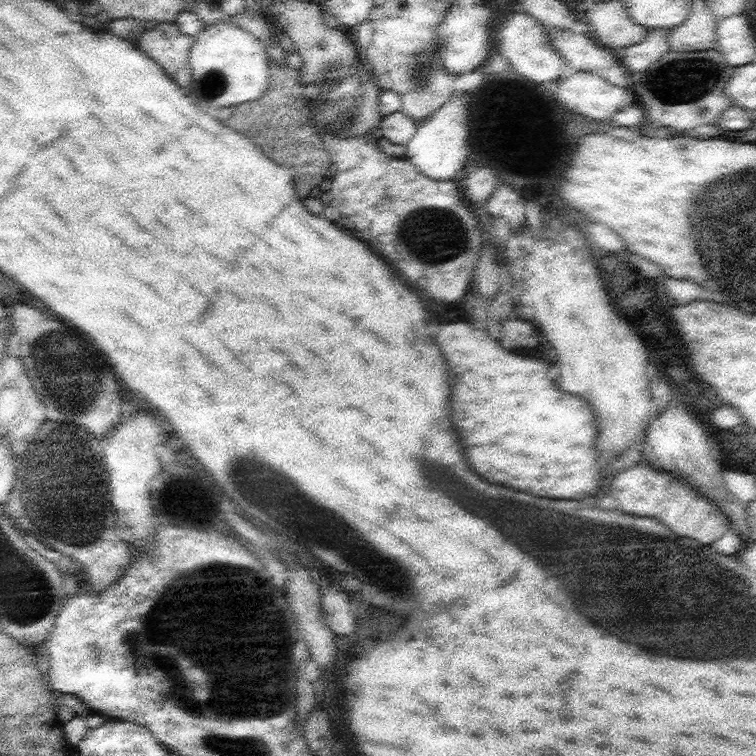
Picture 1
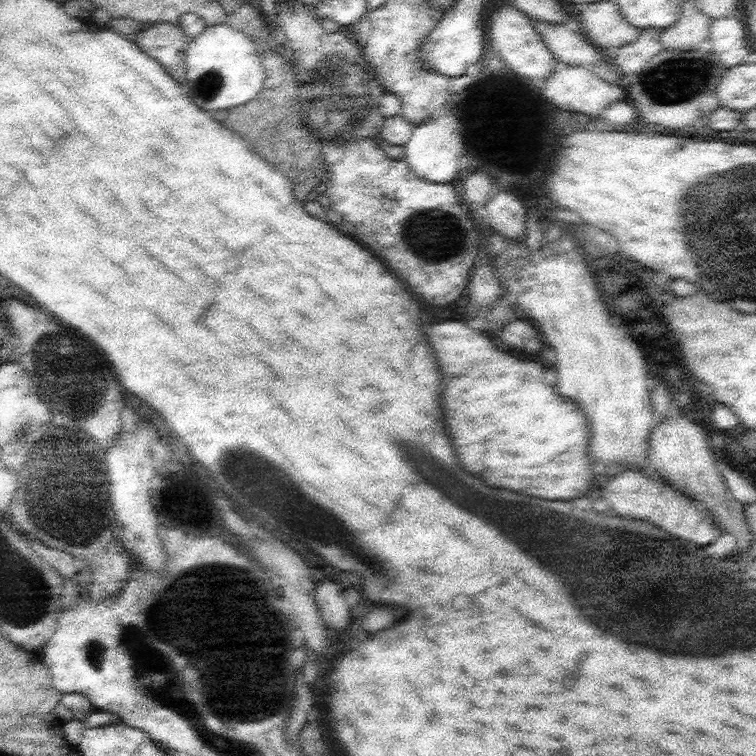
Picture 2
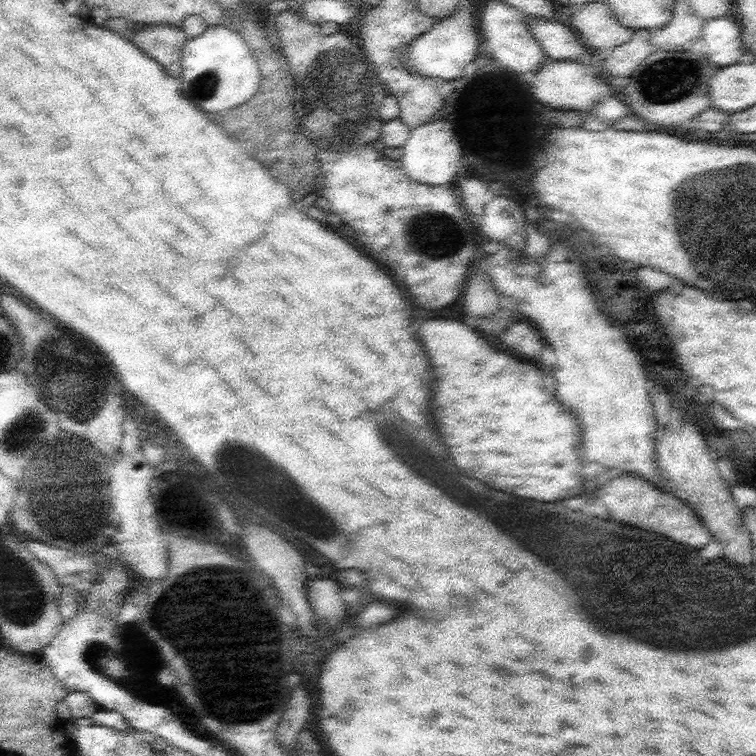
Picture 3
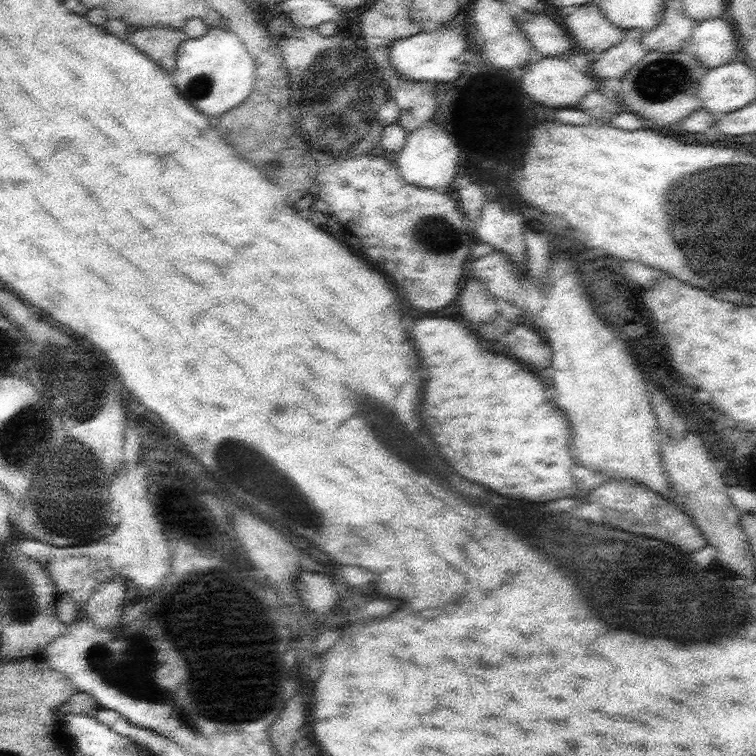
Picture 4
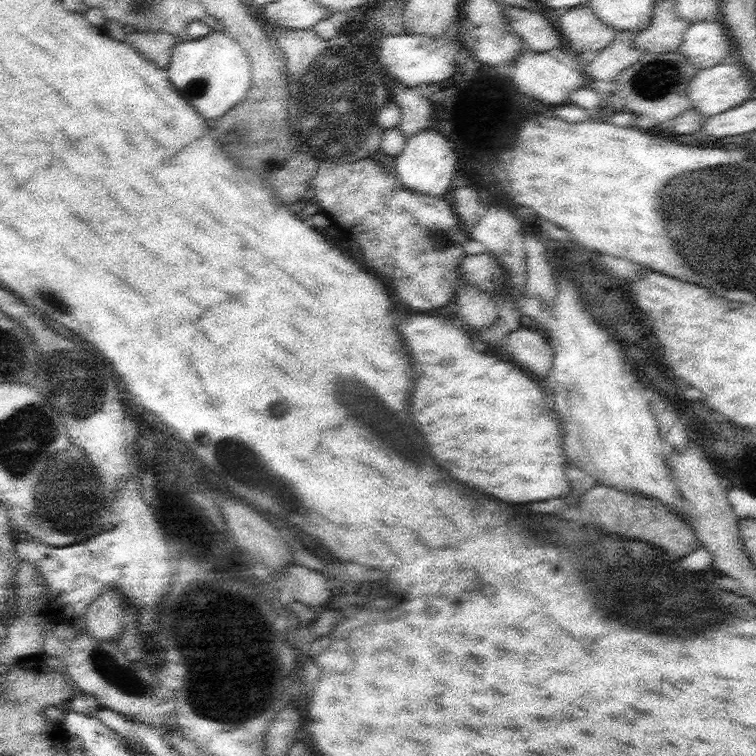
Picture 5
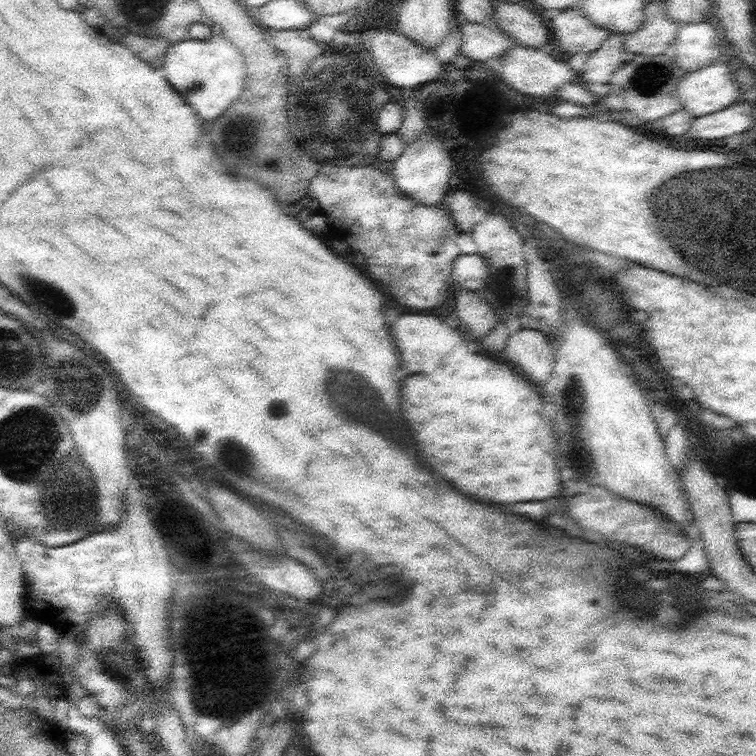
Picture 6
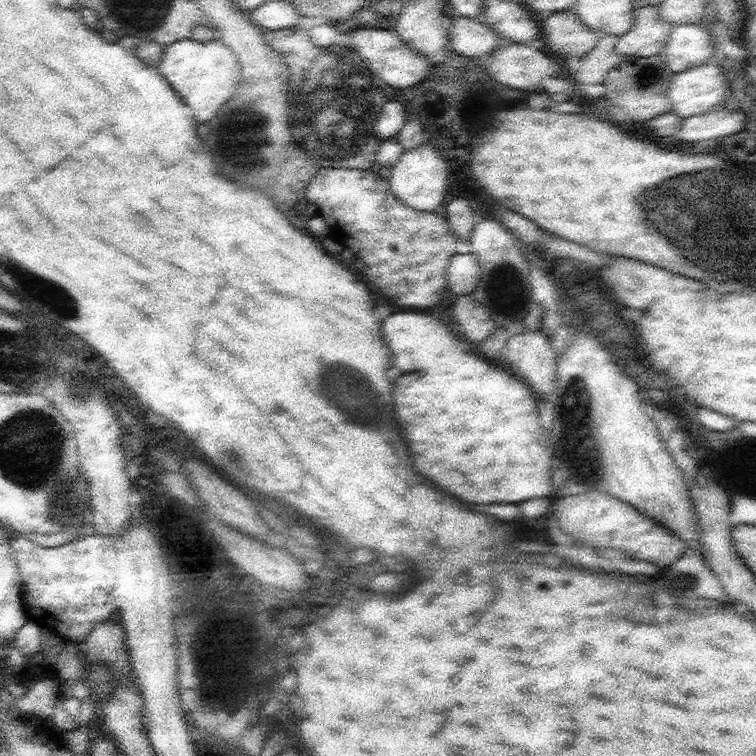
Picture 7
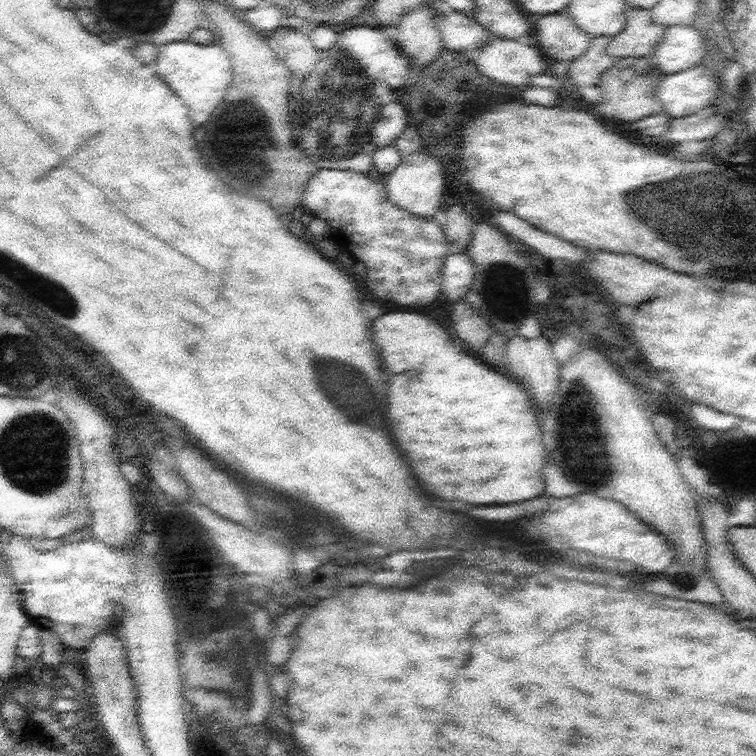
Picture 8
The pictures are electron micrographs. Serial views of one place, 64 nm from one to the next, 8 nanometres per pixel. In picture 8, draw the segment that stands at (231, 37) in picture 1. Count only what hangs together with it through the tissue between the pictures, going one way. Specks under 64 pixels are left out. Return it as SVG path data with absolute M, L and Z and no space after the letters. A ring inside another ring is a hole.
M215 34L215 42L209 46L193 44L191 40L173 42L173 44L159 48L159 56L157 56L157 74L161 76L161 80L165 80L169 84L169 88L175 92L175 96L179 96L179 100L183 100L185 106L189 106L189 112L191 112L189 116L191 116L195 128L207 122L213 108L227 94L227 90L231 86L231 78L233 78L231 60L223 52L223 46L217 38L219 38L219 34Z

